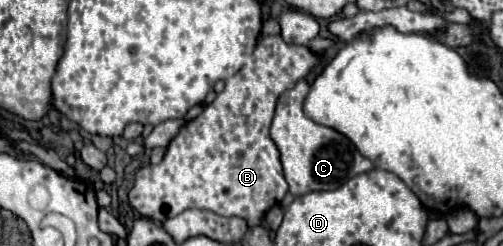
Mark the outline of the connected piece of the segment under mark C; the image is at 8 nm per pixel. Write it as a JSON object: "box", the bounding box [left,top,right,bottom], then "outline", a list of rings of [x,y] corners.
{"box":[271,80,373,196],"outline":[[[299,80],[291,90],[285,90],[279,96],[271,124],[271,138],[279,148],[285,180],[293,196],[303,196],[313,190],[335,190],[343,186],[343,182],[373,168],[373,162],[361,156],[349,138],[305,116],[303,102],[307,98],[307,90],[307,80]]]}

